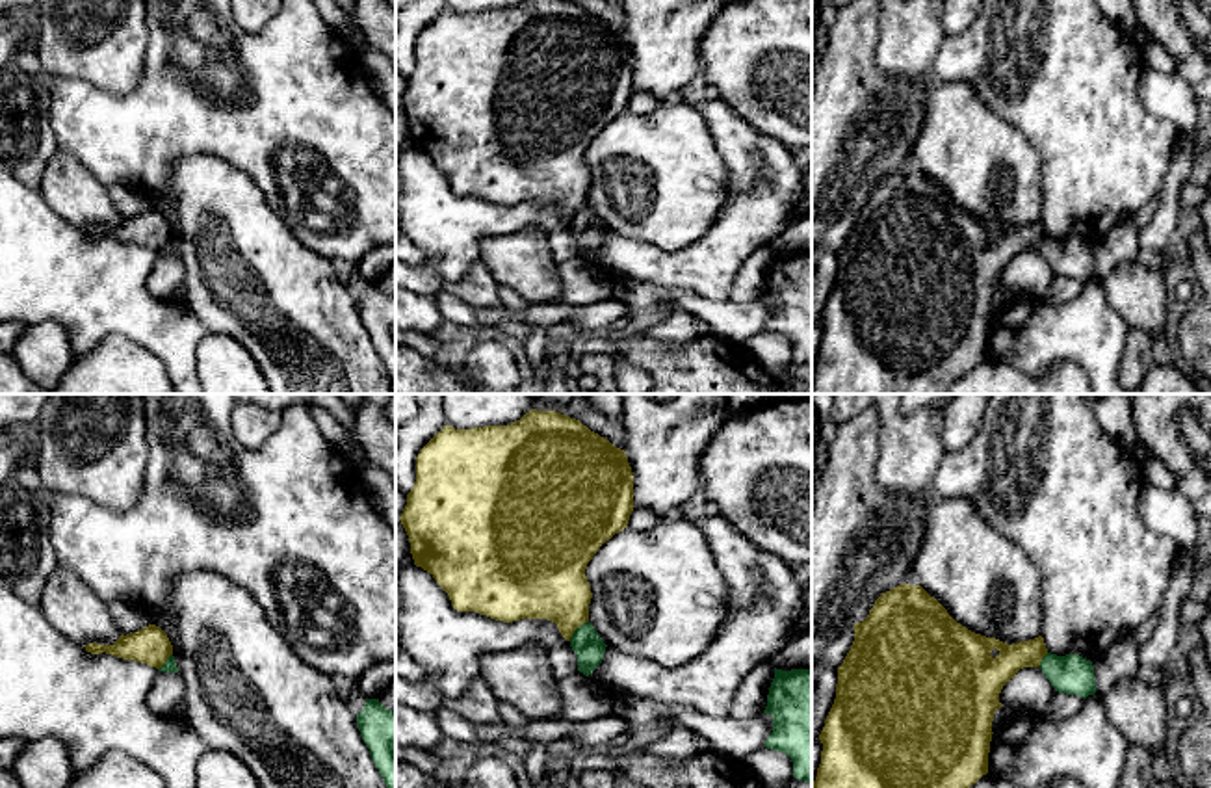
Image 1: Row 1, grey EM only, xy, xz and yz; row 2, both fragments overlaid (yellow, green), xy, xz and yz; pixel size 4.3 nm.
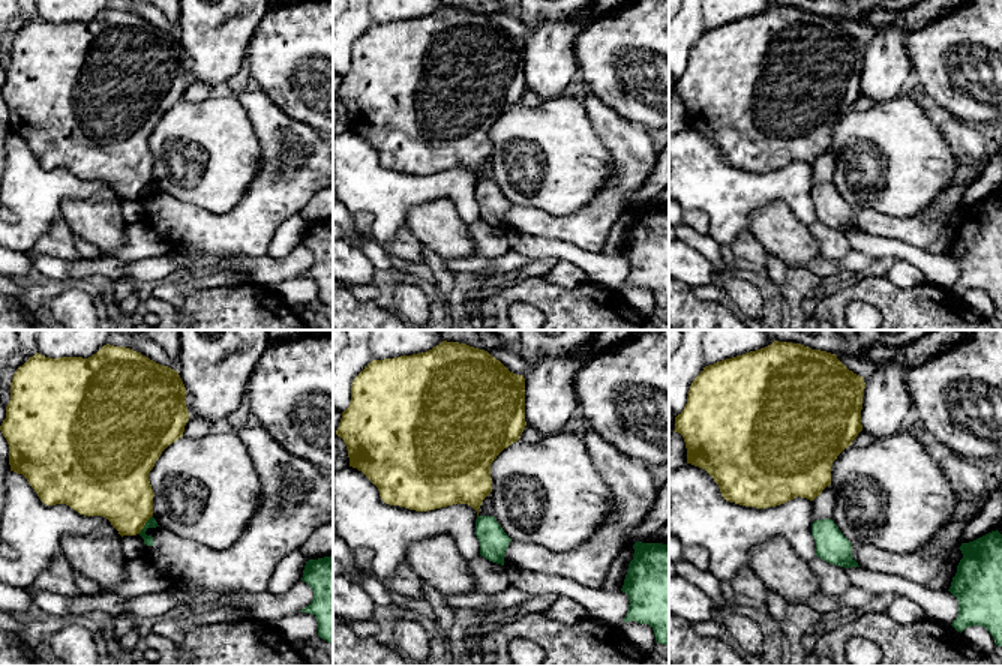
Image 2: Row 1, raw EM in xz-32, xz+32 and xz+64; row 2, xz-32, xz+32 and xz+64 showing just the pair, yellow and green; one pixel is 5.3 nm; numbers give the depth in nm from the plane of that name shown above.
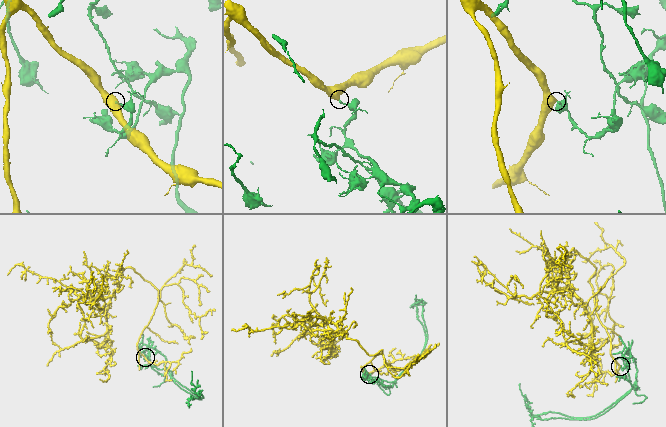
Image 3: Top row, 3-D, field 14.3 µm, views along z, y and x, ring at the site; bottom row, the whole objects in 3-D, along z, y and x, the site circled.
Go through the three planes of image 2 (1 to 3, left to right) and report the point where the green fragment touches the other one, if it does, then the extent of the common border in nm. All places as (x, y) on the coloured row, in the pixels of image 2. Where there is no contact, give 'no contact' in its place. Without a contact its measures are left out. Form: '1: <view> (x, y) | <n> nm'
1: xz-32 (144, 524) | 130 nm
2: no contact
3: no contact

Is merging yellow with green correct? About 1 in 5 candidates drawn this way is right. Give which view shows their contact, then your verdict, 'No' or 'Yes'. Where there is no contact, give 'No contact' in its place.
Touches yellow in xz. No

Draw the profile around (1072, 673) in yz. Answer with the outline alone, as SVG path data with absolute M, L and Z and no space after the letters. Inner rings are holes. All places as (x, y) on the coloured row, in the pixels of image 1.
M1048 652L1038 667L1059 693L1083 699L1096 693L1094 665L1079 654L1057 656Z

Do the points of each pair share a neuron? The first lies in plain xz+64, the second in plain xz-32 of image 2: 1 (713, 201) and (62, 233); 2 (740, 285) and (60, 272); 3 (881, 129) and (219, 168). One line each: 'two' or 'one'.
1: two
2: two
3: one

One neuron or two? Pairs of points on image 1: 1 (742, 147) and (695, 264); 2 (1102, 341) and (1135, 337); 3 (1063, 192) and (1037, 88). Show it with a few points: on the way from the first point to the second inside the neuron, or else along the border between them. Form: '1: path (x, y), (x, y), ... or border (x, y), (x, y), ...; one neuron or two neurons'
1: path (771, 164), (775, 194), (732, 236); one neuron
2: border (1130, 328), (1119, 374); two neurons
3: path (1063, 166), (1063, 114); one neuron

